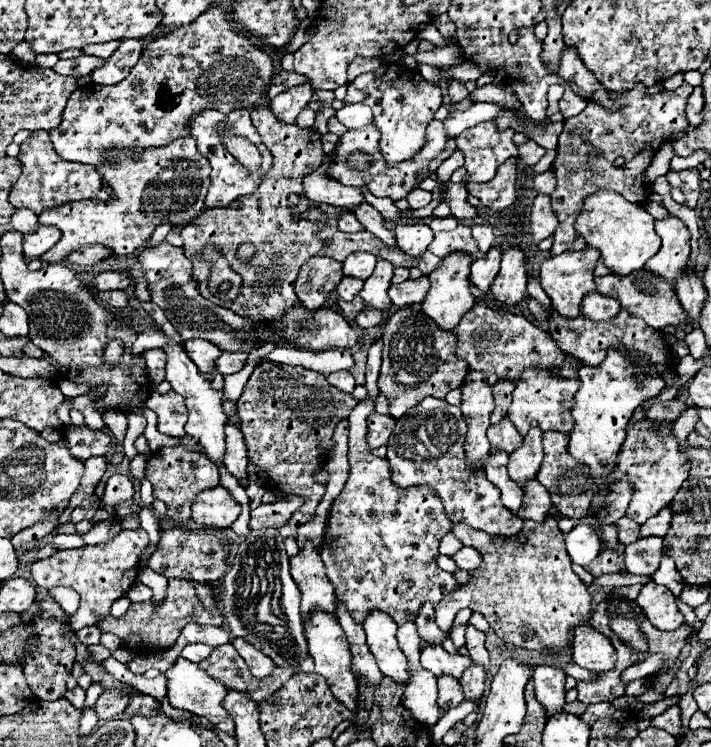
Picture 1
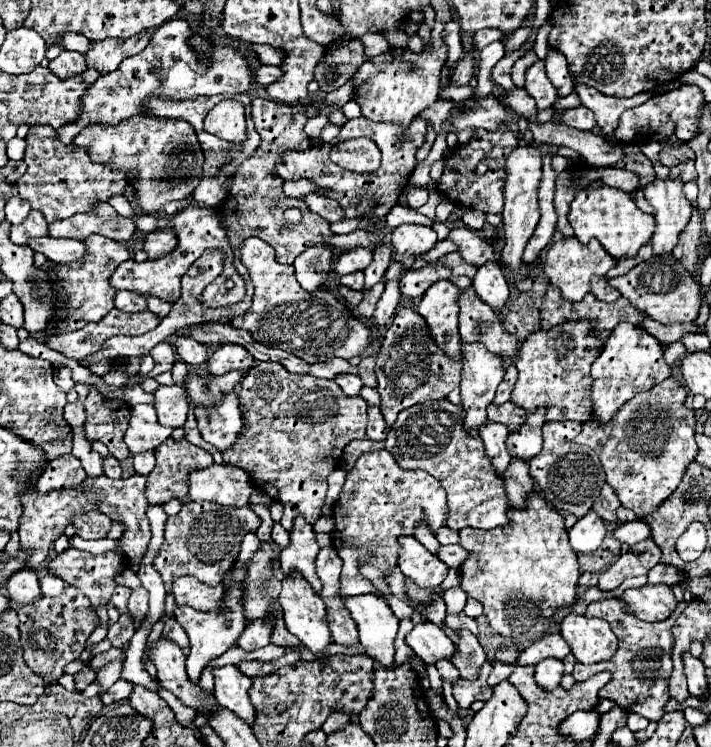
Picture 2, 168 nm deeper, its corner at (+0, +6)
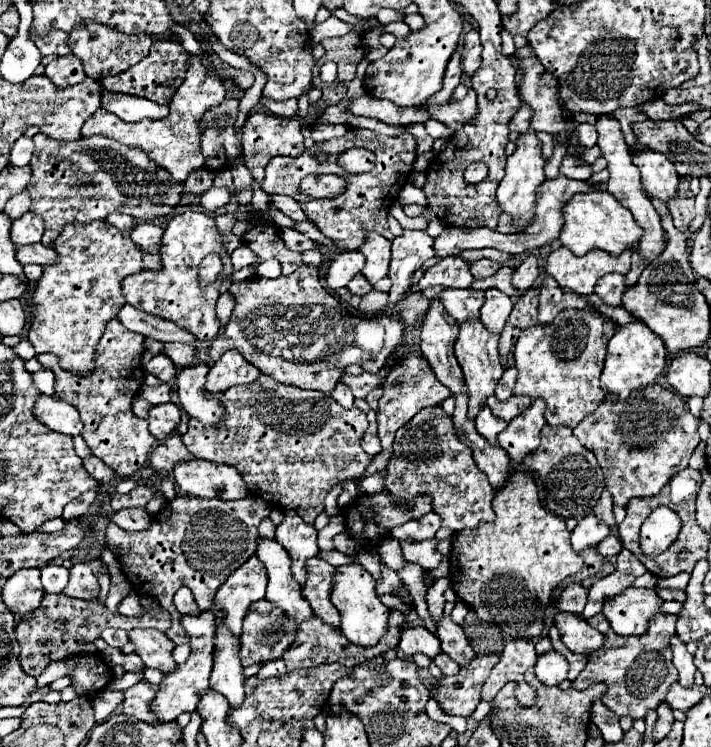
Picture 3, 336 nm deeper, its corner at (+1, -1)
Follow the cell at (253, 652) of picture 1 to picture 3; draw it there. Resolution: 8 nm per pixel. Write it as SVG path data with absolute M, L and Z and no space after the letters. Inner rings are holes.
M268 600L254 602L244 616L244 626L242 626L242 636L240 636L242 666L246 668L252 664L264 664L268 660L278 660L288 650L288 644L296 640L296 632L298 632L298 626L292 624L292 620L288 620L288 616L284 616L284 612L276 608L276 604Z

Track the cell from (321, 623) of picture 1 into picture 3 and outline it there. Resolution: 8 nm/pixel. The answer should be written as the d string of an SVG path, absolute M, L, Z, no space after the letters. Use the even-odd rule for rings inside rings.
M258 538L256 556L262 560L268 574L266 600L280 606L290 618L296 620L296 624L314 616L308 600L302 596L300 584L290 572L290 560L288 552L284 552L284 546L278 540Z

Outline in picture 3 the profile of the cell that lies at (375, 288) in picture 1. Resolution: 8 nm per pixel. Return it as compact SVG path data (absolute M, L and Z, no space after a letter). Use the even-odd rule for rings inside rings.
M370 232L370 236L366 236L364 244L358 250L366 258L362 274L370 280L370 284L376 284L380 278L384 278L388 274L388 266L390 266L390 242L386 238L382 238L380 234Z

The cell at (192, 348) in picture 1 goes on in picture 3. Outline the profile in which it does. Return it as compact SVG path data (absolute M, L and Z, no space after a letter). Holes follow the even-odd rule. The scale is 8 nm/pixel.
M164 344L162 350L178 368L186 368L196 362L196 348L192 344Z

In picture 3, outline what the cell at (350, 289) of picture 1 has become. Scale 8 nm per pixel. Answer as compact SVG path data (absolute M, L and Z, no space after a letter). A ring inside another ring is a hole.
M356 274L350 282L348 282L348 288L352 294L358 294L358 296L364 296L372 290L372 284L362 276L362 274Z

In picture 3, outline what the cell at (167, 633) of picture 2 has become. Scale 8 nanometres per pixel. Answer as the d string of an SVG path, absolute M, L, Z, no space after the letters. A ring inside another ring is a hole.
M176 496L164 504L148 530L126 532L114 522L108 522L106 544L126 552L126 556L120 558L122 572L128 576L137 594L156 598L162 608L170 610L172 625L166 636L174 644L186 644L188 634L182 628L181 614L172 602L174 592L180 586L190 588L198 610L208 612L224 580L256 552L258 524L270 514L270 510L272 506L262 498L224 502L200 500L198 496Z

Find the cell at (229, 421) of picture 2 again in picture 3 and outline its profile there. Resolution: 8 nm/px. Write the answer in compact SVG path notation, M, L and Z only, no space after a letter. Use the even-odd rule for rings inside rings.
M198 362L188 368L182 368L176 378L178 400L190 416L198 418L204 424L216 424L224 420L224 408L220 400L204 398L206 394L204 380L206 380L208 370L210 370L210 364L206 362Z

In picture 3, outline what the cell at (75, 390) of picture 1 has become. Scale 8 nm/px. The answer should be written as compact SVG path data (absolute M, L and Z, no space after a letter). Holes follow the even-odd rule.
M42 394L40 400L36 400L32 414L44 426L48 426L56 432L62 432L68 436L76 436L82 432L82 422L80 422L78 410L62 400L54 400L54 398Z

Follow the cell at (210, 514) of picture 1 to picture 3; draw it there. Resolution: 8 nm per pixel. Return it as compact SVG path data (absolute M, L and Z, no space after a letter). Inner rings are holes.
M202 458L182 460L172 470L172 476L184 494L222 500L240 500L248 496L240 472L228 464L216 464Z

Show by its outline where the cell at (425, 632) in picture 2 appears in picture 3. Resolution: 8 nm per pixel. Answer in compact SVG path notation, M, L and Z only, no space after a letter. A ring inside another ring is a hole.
M410 626L402 632L402 640L400 640L400 650L406 656L412 656L416 652L422 652L430 658L434 658L436 654L442 652L440 648L440 640L430 634L424 626Z

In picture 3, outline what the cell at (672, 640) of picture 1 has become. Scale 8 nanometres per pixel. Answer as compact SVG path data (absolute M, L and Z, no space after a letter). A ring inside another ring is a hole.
M596 614L594 618L588 620L588 624L604 632L608 640L604 642L604 648L600 648L600 652L592 652L592 656L588 656L588 664L572 682L572 686L578 690L586 690L592 684L604 682L608 686L602 696L602 704L606 708L610 708L616 716L644 718L648 710L658 708L668 688L678 680L676 668L672 666L672 650L670 650L670 638L672 634L676 634L676 616L674 614L654 616L652 624L648 624L648 630L640 636L620 636L612 632L612 626L608 624L604 614Z

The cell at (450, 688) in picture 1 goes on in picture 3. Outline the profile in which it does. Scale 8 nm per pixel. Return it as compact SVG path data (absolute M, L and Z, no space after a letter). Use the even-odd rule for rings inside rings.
M440 652L436 658L434 658L434 664L442 670L442 674L446 674L446 676L452 676L452 674L458 674L458 670L460 670L460 666L448 656L448 654L444 654L444 652Z

